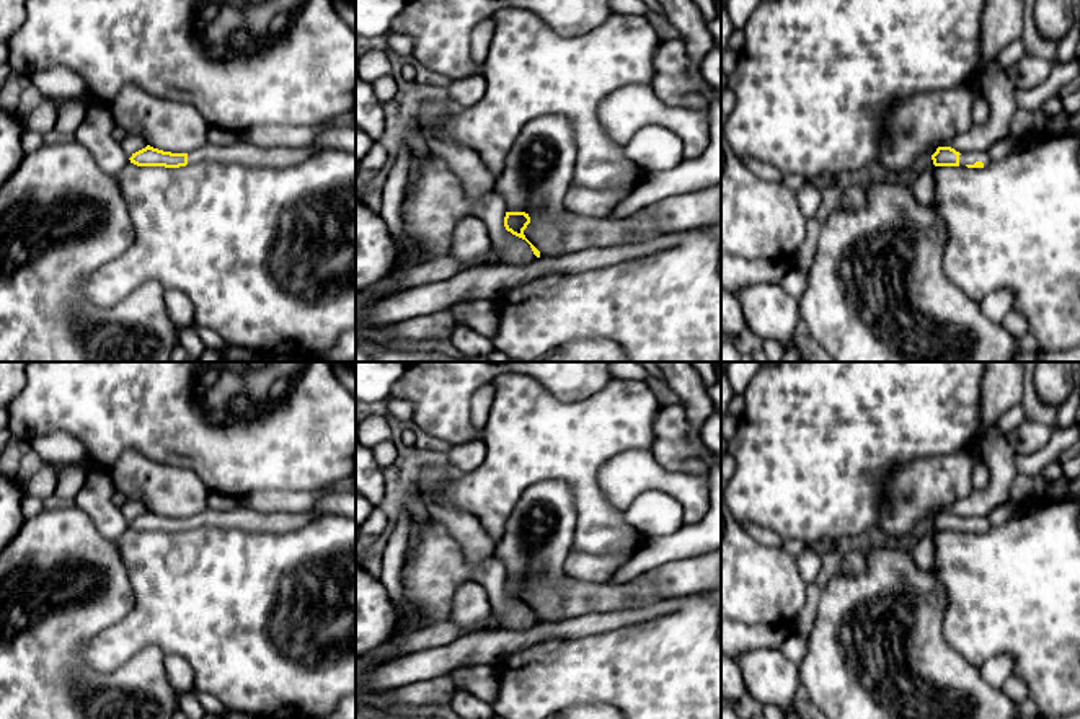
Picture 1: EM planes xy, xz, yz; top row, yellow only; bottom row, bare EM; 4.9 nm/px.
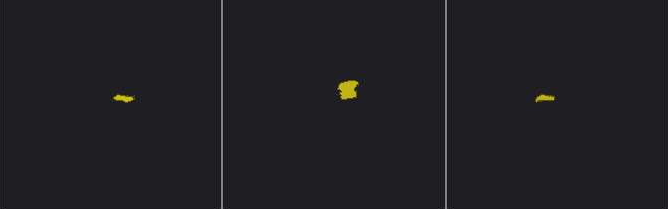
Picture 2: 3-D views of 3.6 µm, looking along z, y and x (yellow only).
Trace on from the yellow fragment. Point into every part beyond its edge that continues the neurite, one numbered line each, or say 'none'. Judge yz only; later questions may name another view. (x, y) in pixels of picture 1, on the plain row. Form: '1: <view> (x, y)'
1: yz (976, 520)

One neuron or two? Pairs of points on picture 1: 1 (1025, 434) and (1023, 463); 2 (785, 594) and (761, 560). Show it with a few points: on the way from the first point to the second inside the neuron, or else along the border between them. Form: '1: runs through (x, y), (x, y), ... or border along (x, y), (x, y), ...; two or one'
1: border along (1053, 432), (1040, 449), (1030, 454), (1017, 454); two
2: runs through (777, 586), (761, 568); one

